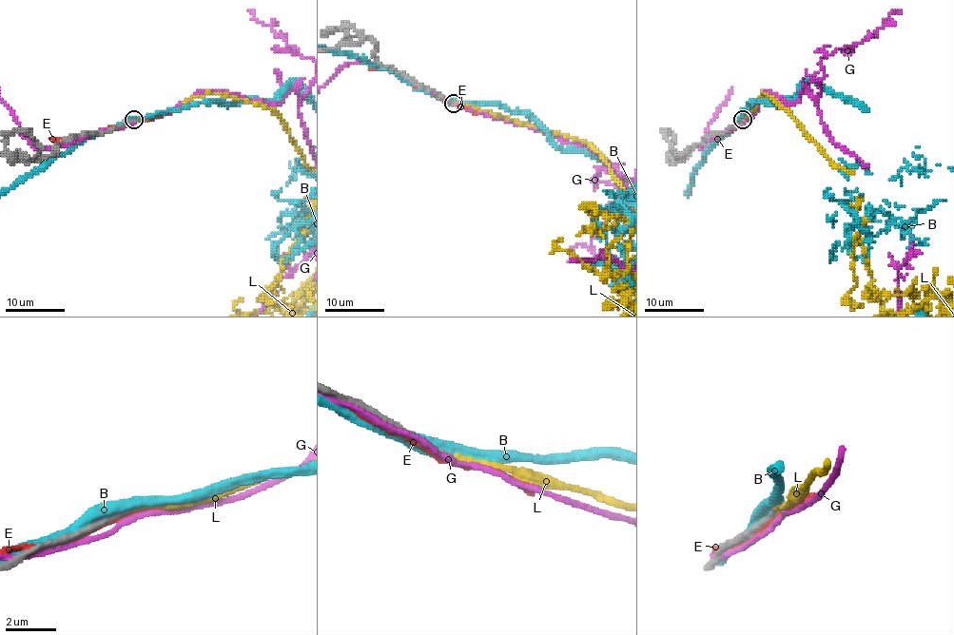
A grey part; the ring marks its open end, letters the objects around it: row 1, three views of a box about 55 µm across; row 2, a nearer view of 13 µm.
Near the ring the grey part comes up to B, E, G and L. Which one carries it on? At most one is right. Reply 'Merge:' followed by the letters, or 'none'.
Merge: L

